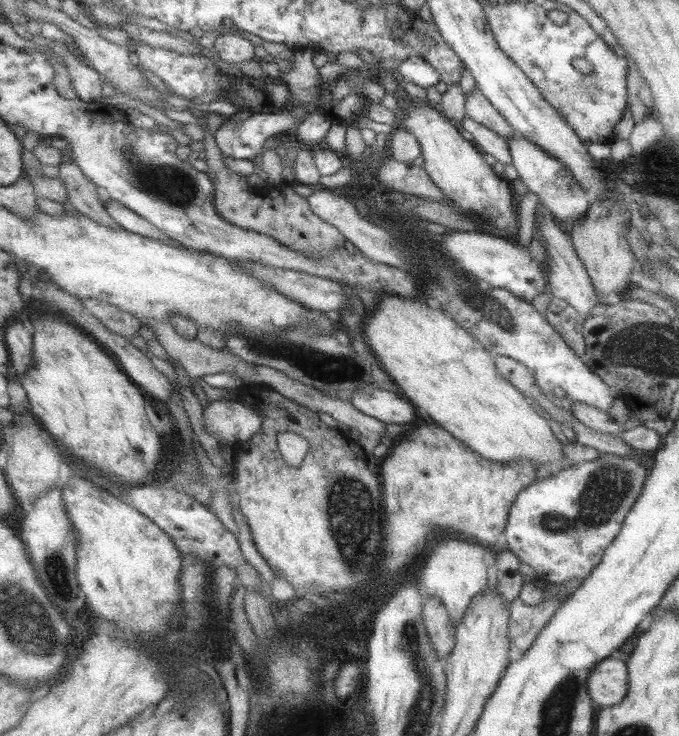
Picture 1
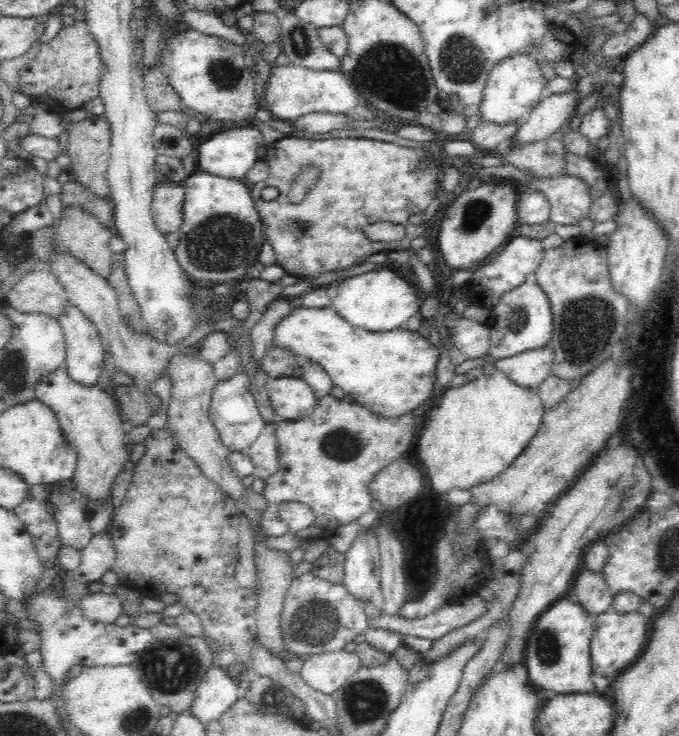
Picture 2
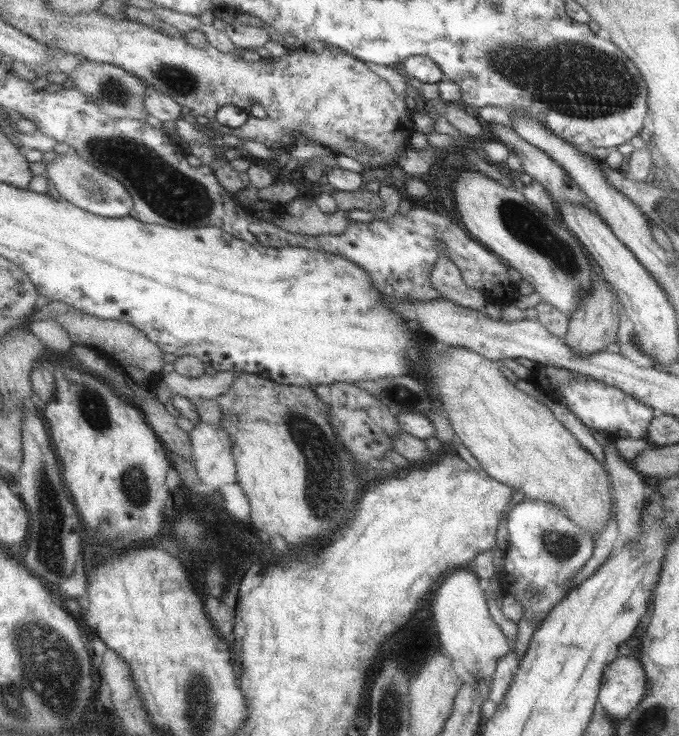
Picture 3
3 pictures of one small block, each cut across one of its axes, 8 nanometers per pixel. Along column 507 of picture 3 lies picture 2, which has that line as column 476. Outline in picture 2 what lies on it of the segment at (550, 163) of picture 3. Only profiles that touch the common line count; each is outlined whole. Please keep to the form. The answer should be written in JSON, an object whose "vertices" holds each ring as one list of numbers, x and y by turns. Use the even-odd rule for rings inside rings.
{"vertices":[[481,120,480,124,471,130,466,137,469,138,478,148,487,150,487,152,495,152,495,149,504,142,511,140,519,129,520,121,512,120,512,122,504,122,504,124,496,124]]}

